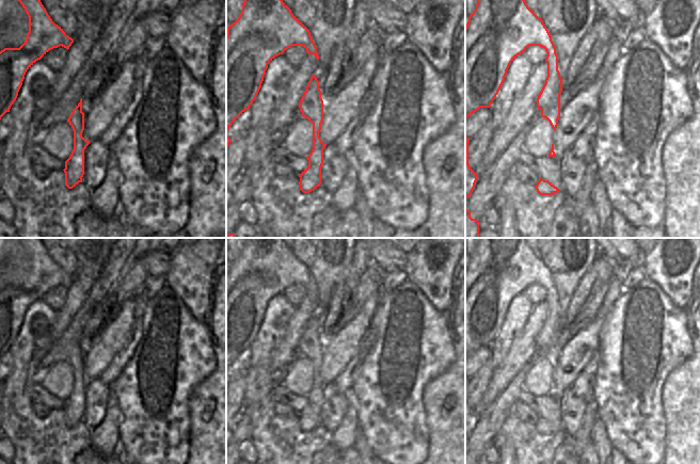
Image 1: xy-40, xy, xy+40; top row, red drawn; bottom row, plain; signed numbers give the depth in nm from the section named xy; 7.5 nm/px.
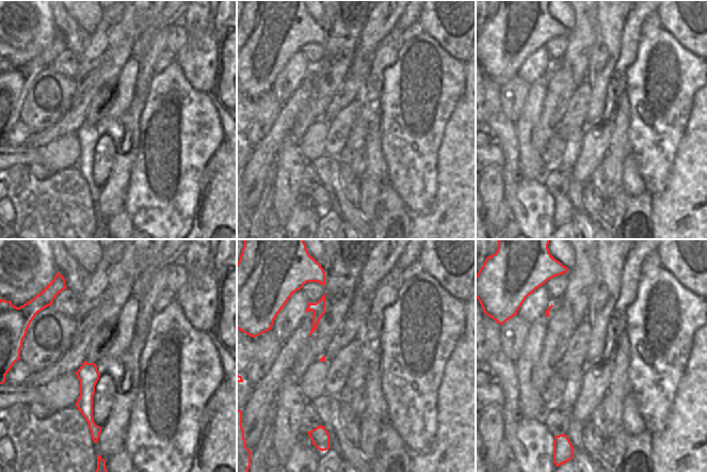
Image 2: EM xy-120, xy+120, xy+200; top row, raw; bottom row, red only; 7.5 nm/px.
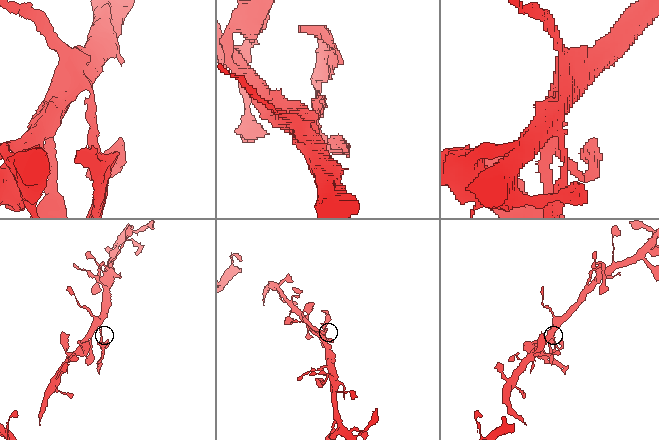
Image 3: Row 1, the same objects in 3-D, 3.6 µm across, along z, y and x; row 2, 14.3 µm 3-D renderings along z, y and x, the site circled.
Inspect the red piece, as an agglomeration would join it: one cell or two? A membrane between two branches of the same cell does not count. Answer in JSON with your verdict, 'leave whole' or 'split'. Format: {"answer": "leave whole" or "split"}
{"answer": "split"}

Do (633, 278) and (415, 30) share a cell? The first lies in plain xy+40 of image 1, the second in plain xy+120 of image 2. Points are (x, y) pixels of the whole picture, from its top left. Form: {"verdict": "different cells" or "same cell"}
{"verdict": "same cell"}

